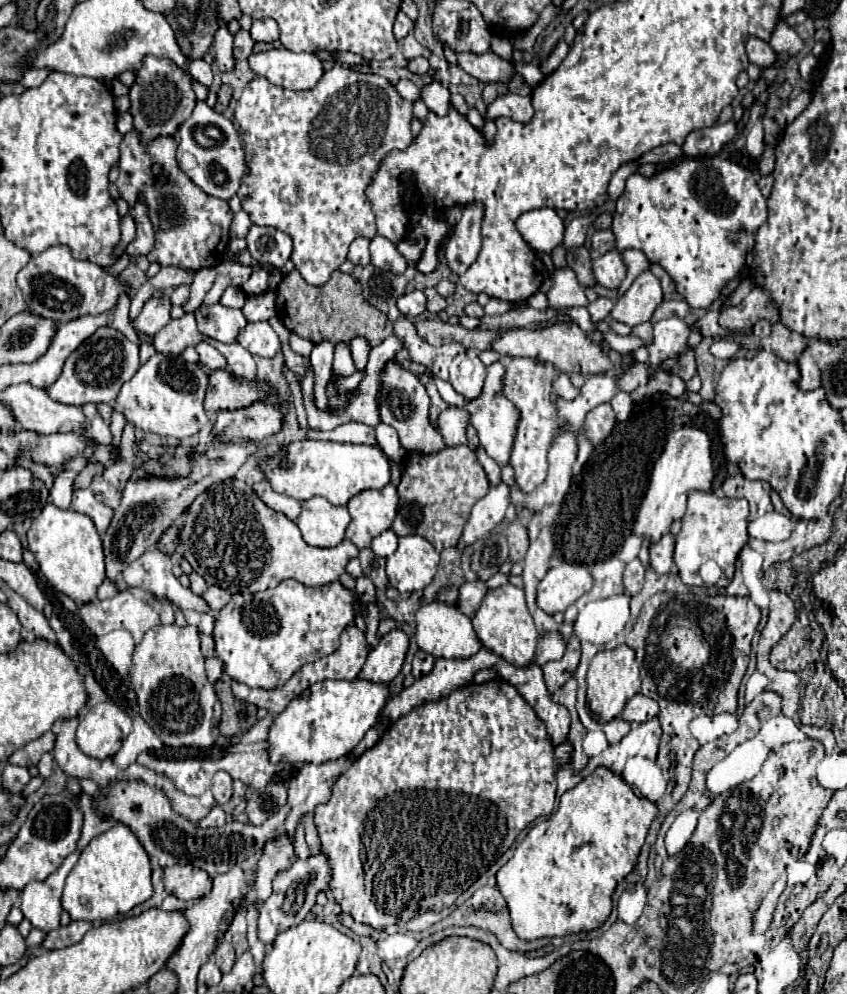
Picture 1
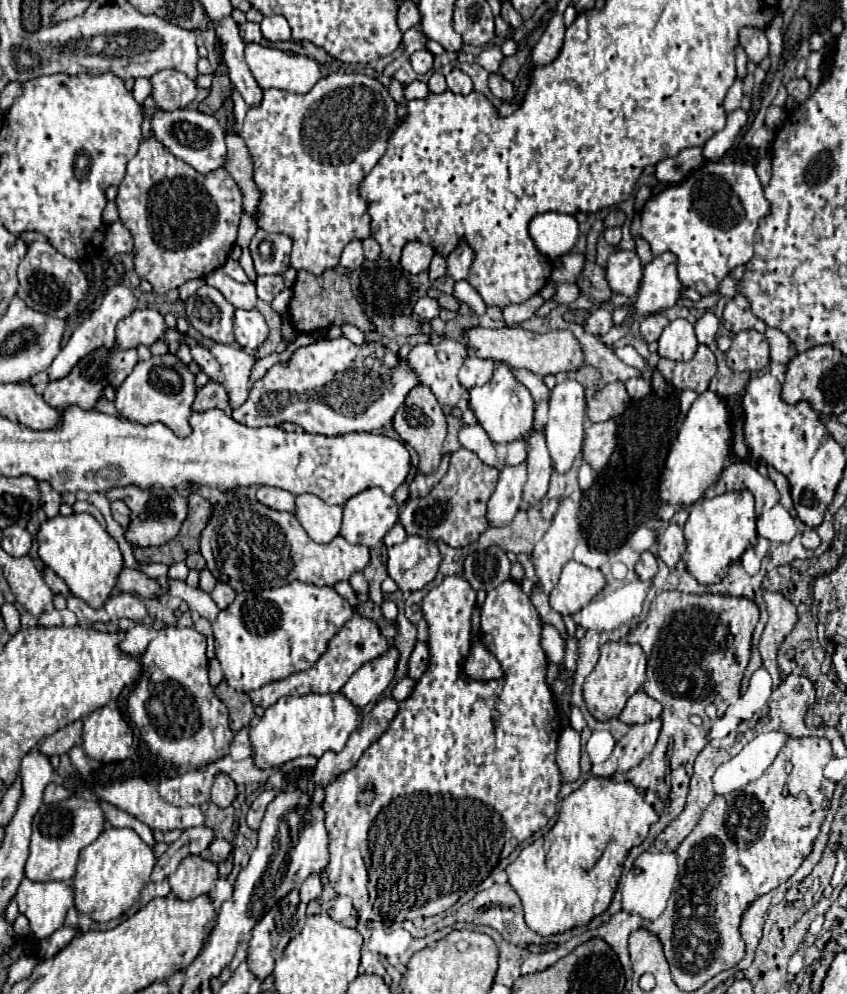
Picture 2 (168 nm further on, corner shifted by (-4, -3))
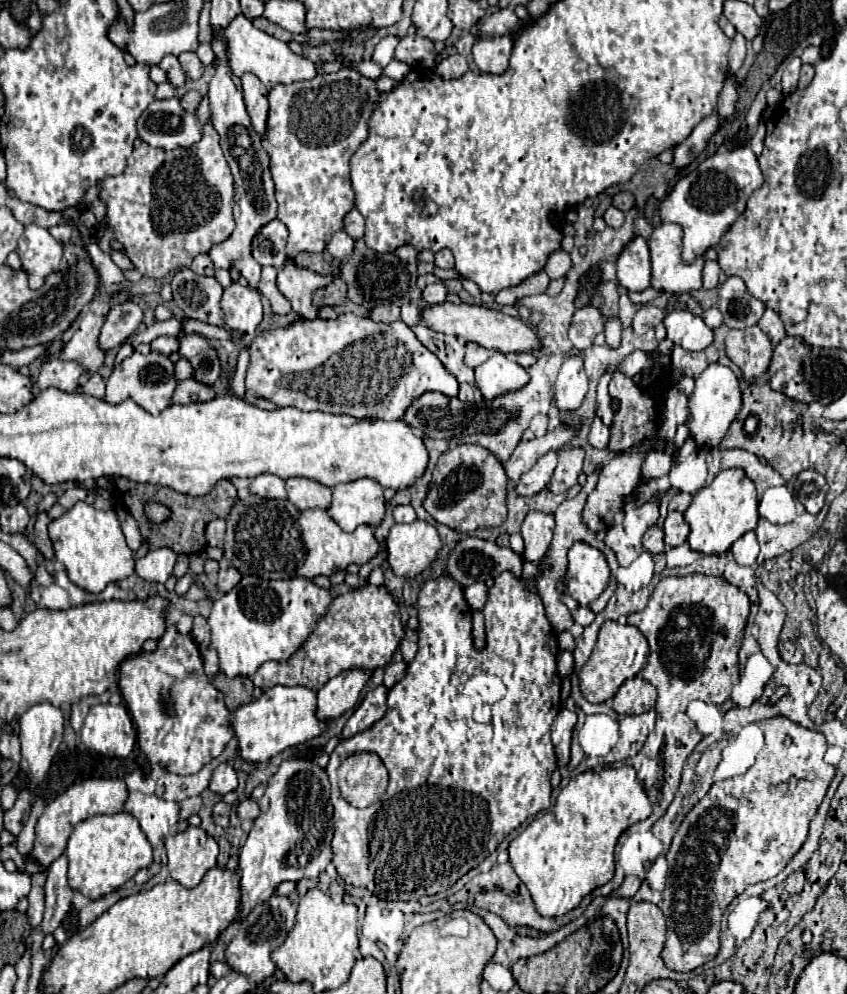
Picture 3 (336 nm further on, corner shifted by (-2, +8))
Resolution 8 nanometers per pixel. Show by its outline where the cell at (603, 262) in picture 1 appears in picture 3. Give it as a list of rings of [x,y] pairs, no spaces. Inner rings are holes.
[[[642,237],[630,241],[616,261],[618,283],[628,291],[644,291],[650,285],[648,243]]]

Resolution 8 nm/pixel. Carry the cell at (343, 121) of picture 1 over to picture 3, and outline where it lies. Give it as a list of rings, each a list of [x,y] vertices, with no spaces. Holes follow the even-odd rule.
[[[340,69],[328,75],[316,75],[310,81],[274,85],[268,93],[270,109],[262,147],[270,157],[270,173],[276,185],[278,219],[288,227],[288,257],[302,251],[322,253],[336,231],[344,229],[344,217],[354,209],[354,191],[350,185],[350,157],[368,139],[370,117],[380,101],[374,79],[362,77],[354,69]]]

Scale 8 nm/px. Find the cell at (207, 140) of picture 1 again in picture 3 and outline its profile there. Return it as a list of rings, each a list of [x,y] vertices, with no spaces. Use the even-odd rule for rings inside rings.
[[[178,97],[152,101],[138,119],[140,139],[152,147],[192,147],[202,139],[202,133],[204,123],[196,113],[188,113]]]

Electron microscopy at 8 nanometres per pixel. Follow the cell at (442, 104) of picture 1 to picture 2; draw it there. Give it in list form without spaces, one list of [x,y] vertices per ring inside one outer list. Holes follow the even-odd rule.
[[[412,82],[404,86],[404,100],[410,102],[414,98],[426,98],[428,96],[428,86],[424,82]]]

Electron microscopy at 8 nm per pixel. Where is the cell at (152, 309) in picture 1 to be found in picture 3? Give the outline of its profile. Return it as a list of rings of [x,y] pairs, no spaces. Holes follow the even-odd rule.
[[[126,301],[110,309],[104,329],[100,333],[100,347],[104,351],[122,345],[142,323],[144,313],[142,307],[134,301]]]

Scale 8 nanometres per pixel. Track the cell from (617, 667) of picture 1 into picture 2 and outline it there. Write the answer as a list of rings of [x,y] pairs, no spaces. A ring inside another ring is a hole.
[[[626,642],[602,644],[600,660],[582,684],[588,712],[602,722],[620,716],[620,712],[626,706],[626,700],[632,694],[636,694],[636,690],[644,684],[644,680],[646,680],[646,658],[644,658],[644,650],[638,644],[626,644]]]

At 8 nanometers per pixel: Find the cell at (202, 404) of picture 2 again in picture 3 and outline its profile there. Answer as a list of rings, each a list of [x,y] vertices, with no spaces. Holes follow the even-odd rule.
[[[184,379],[184,381],[178,381],[172,403],[188,405],[188,403],[196,403],[196,401],[210,401],[216,395],[218,393],[216,393],[216,389],[212,385],[204,385],[200,381],[196,381],[196,379]]]

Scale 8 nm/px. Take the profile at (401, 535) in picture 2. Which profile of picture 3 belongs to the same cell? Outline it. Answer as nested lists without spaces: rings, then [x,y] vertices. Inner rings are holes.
[[[398,505],[394,509],[394,519],[396,519],[396,523],[412,523],[412,521],[416,521],[416,513],[414,513],[412,505]]]

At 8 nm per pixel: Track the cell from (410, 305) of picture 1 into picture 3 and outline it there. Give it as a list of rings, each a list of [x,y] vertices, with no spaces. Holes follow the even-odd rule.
[[[432,283],[428,287],[422,289],[422,299],[428,303],[428,305],[438,305],[438,303],[444,303],[446,299],[446,289],[442,283]]]

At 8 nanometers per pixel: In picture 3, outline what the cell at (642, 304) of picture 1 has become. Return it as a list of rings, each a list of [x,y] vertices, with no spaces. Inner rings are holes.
[[[664,223],[658,225],[648,241],[650,247],[650,259],[652,259],[652,283],[650,287],[656,291],[664,291],[664,293],[690,293],[702,287],[702,267],[708,259],[716,261],[716,251],[710,249],[704,257],[700,257],[700,261],[694,261],[692,265],[684,265],[682,263],[682,229],[678,225],[672,223]]]

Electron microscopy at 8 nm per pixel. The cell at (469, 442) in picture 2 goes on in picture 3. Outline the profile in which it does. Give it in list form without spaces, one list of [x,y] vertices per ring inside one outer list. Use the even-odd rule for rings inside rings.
[[[342,313],[334,321],[296,321],[288,329],[266,331],[250,345],[252,363],[246,373],[246,399],[268,399],[278,407],[296,407],[300,411],[322,411],[332,415],[350,415],[366,419],[394,421],[404,415],[408,405],[424,391],[438,391],[446,397],[458,395],[458,381],[440,365],[438,357],[424,349],[412,329],[402,323],[376,323],[368,317]]]

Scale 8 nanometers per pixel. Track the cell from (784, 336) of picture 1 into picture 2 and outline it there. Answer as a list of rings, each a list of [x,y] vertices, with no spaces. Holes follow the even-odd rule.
[[[766,328],[766,338],[770,342],[770,358],[772,358],[772,362],[788,364],[796,356],[794,344],[778,328]]]

